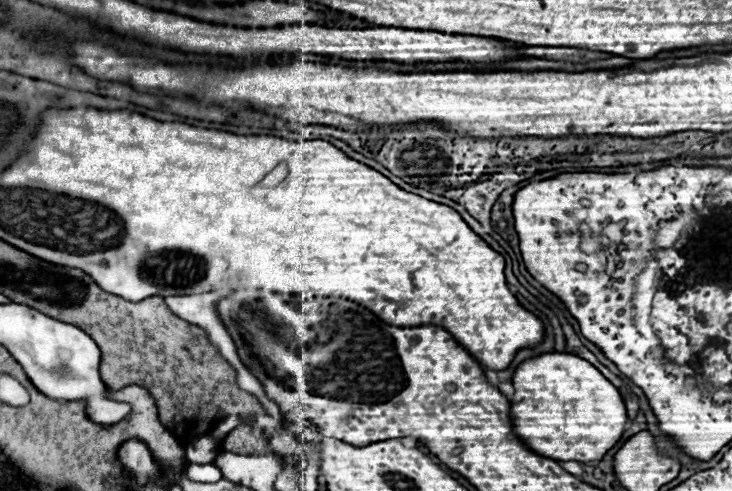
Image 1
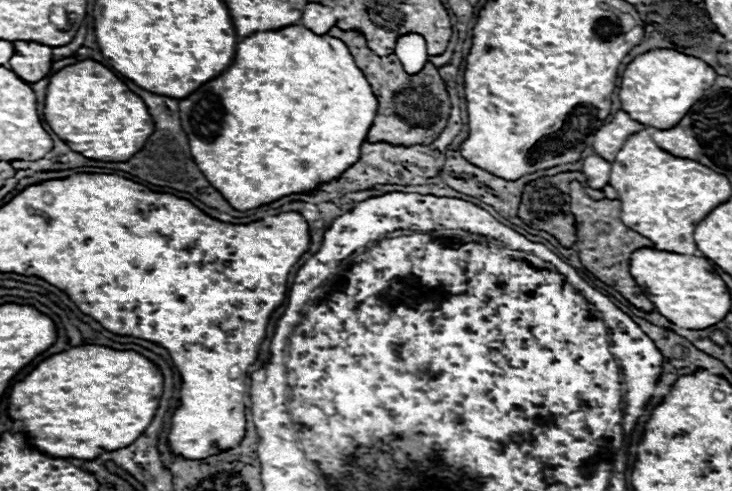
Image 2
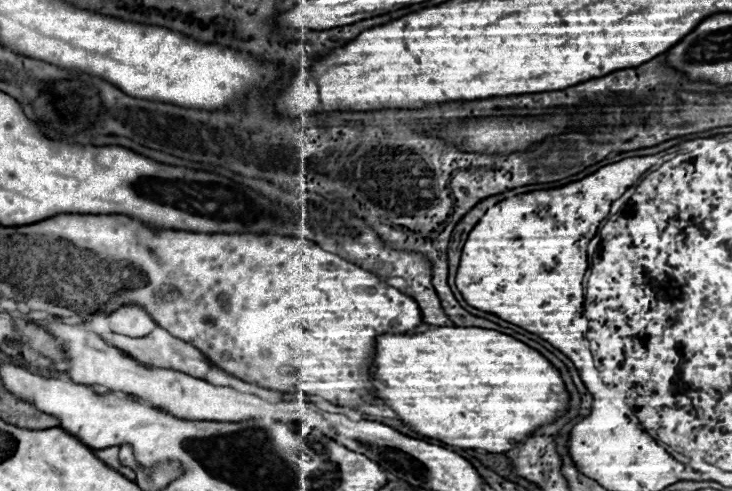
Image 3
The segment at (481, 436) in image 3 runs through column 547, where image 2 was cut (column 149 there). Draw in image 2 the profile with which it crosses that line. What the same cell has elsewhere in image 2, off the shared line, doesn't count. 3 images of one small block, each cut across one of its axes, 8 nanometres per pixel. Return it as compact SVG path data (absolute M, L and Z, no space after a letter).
M84 344L42 360L22 382L10 390L10 418L22 420L30 442L54 458L94 460L104 452L120 450L136 442L150 426L164 392L160 368L134 350L114 350L108 346Z

